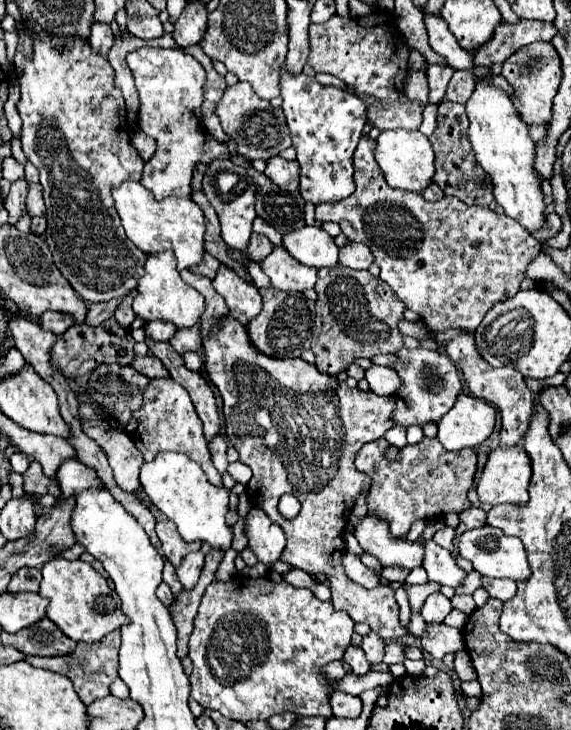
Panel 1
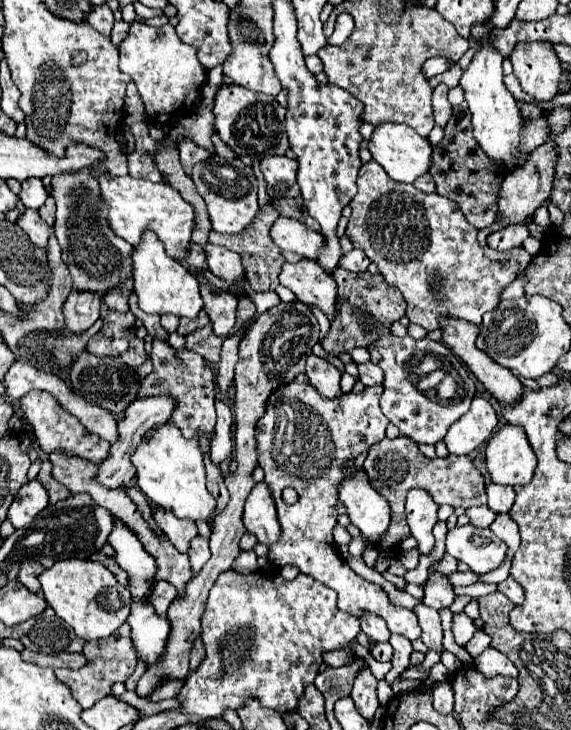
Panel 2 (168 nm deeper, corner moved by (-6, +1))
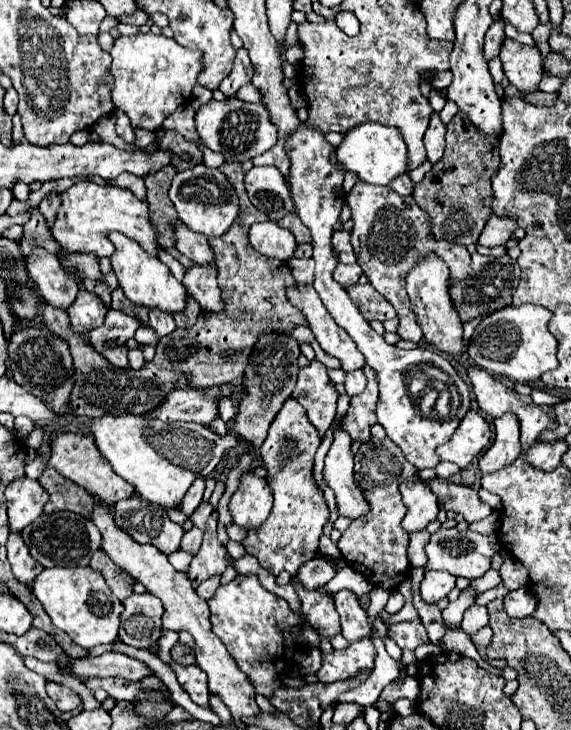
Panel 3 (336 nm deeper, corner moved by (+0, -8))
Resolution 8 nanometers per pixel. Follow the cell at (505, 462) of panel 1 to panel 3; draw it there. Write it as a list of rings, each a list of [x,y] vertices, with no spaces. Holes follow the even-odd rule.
[[[507,413],[495,419],[493,423],[495,423],[495,439],[493,445],[479,459],[481,473],[495,473],[503,467],[509,467],[521,453],[517,417]]]

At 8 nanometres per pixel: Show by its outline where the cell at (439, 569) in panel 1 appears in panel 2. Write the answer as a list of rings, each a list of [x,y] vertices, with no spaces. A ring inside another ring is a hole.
[[[413,488],[407,494],[407,506],[405,506],[405,514],[407,514],[407,524],[411,528],[413,538],[419,542],[419,552],[429,554],[435,546],[435,538],[433,538],[433,526],[439,520],[437,518],[437,504],[433,502],[433,498],[429,496],[429,492]]]

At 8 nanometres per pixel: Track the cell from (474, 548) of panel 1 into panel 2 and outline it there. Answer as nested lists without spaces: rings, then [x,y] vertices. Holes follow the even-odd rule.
[[[471,524],[449,530],[445,548],[447,554],[465,562],[477,574],[485,574],[501,566],[507,552],[507,544],[489,528],[475,528]]]

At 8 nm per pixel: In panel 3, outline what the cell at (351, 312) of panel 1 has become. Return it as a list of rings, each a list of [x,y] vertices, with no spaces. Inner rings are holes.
[[[355,283],[355,285],[347,287],[347,293],[367,321],[373,321],[373,319],[387,321],[387,319],[395,317],[395,309],[391,307],[391,303],[387,303],[387,299],[383,295],[379,295],[369,283],[365,283],[365,285]]]

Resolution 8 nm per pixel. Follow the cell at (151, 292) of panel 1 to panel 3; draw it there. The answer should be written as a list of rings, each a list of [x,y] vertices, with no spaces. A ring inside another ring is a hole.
[[[109,233],[109,239],[113,241],[115,245],[115,253],[111,255],[111,265],[113,265],[113,271],[119,279],[119,285],[121,289],[125,291],[125,295],[137,303],[137,305],[143,305],[147,309],[155,309],[159,307],[161,311],[167,311],[169,315],[175,315],[175,313],[181,313],[185,311],[185,305],[187,305],[187,291],[183,287],[183,283],[179,283],[171,271],[167,269],[167,265],[163,265],[157,257],[151,257],[147,255],[147,251],[143,251],[143,247],[139,243],[135,243],[133,239],[125,237],[123,233]]]

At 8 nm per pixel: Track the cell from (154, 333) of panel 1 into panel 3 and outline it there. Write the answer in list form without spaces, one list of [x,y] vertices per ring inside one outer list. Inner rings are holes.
[[[153,309],[153,311],[149,311],[149,327],[153,327],[159,337],[165,337],[175,331],[175,321],[169,313]]]

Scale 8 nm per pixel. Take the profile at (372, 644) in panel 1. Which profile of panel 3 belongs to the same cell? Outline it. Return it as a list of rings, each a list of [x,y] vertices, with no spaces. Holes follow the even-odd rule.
[[[343,589],[343,591],[337,591],[333,595],[333,601],[335,601],[335,609],[341,617],[341,627],[343,627],[343,637],[347,641],[359,641],[359,639],[371,639],[373,637],[373,629],[367,621],[367,613],[361,609],[357,597]]]

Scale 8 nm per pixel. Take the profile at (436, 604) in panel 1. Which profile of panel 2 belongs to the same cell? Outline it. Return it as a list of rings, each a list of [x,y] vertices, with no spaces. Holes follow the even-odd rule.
[[[431,572],[423,590],[425,590],[425,598],[423,598],[425,606],[441,610],[441,608],[449,608],[453,604],[455,594],[453,594],[453,584],[447,578],[447,574]]]

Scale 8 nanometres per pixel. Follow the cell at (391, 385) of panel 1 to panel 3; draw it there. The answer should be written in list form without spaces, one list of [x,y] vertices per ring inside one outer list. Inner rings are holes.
[[[363,369],[347,373],[345,389],[347,389],[347,395],[349,395],[349,397],[353,397],[353,395],[361,395],[361,393],[365,391],[365,385],[367,385],[367,379],[365,379],[365,371],[363,371]]]

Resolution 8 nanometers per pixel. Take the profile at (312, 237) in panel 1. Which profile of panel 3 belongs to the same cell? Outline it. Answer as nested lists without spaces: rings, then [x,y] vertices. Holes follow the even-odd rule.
[[[273,221],[255,223],[249,231],[249,243],[263,255],[285,263],[295,257],[295,249],[297,249],[297,241],[293,233],[279,227]]]

